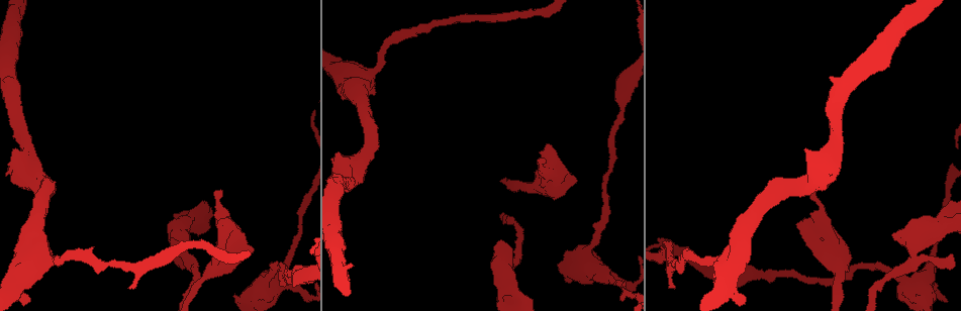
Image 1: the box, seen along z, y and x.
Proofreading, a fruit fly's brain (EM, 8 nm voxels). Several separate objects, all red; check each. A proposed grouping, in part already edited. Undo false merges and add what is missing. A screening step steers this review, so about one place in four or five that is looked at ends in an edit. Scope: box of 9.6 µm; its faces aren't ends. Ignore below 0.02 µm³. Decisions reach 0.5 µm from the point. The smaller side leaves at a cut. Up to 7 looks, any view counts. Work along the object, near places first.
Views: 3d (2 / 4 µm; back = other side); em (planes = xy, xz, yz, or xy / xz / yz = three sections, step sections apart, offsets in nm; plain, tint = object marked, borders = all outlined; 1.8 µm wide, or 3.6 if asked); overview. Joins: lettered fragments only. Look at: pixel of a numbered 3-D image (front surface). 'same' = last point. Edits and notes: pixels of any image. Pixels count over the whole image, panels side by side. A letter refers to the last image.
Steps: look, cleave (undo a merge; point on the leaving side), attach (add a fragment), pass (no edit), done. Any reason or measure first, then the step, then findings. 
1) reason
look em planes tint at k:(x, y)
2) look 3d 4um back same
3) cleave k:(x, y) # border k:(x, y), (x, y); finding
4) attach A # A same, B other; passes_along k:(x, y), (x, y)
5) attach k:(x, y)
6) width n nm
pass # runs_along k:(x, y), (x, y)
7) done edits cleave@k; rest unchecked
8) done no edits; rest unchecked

calibre changes
look em 3.6um planes borders at 1:(349, 175)

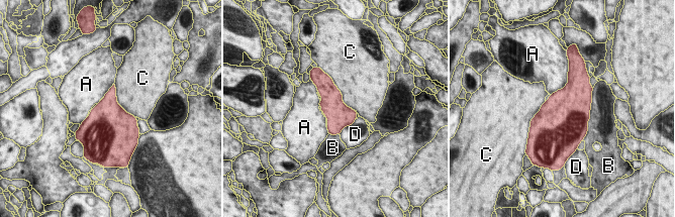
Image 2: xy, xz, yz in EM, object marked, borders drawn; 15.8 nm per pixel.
width 400 nm
pass # A other, B other, C other, D other; border 2:(324, 73), (342, 101), (356, 110); one neuron here

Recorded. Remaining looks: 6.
an open end
look em planes borders at 1:(814, 193)

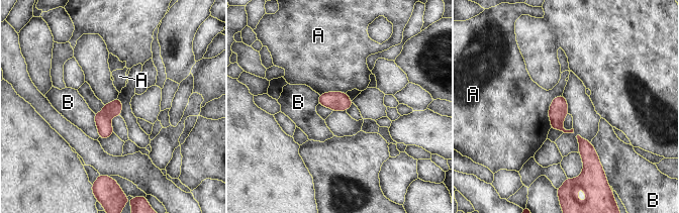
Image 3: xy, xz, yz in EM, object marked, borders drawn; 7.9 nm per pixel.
pass # A other, B other; none of them fits

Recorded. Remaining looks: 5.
an open end
look em planes borders at 1:(129, 286)

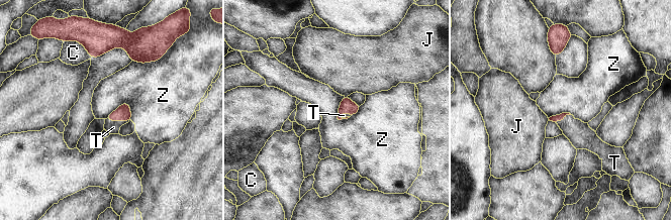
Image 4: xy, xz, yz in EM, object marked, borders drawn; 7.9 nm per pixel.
attach T # C other, J other, T same, Z other; passes_along 4:(122, 113), (117, 120), (113, 127); it goes on there

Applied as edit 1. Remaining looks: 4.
done edits attach@4; rest unchecked

